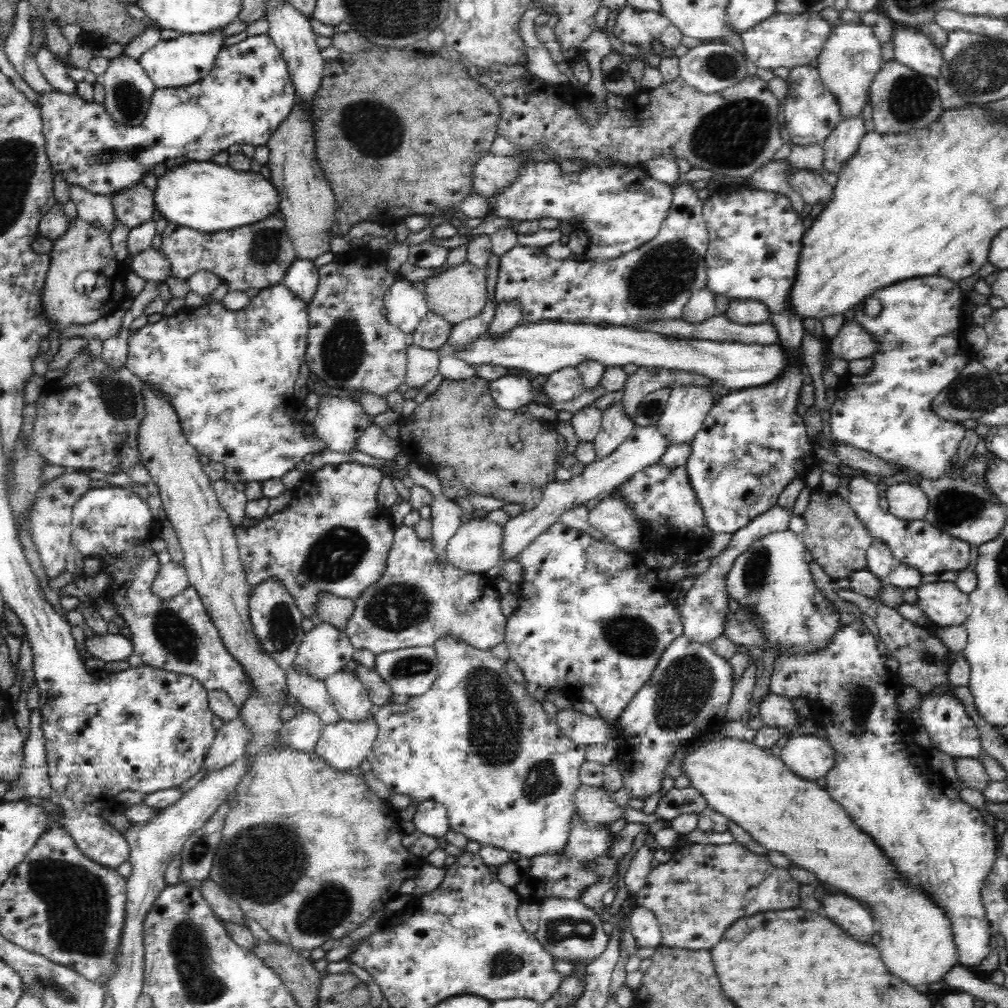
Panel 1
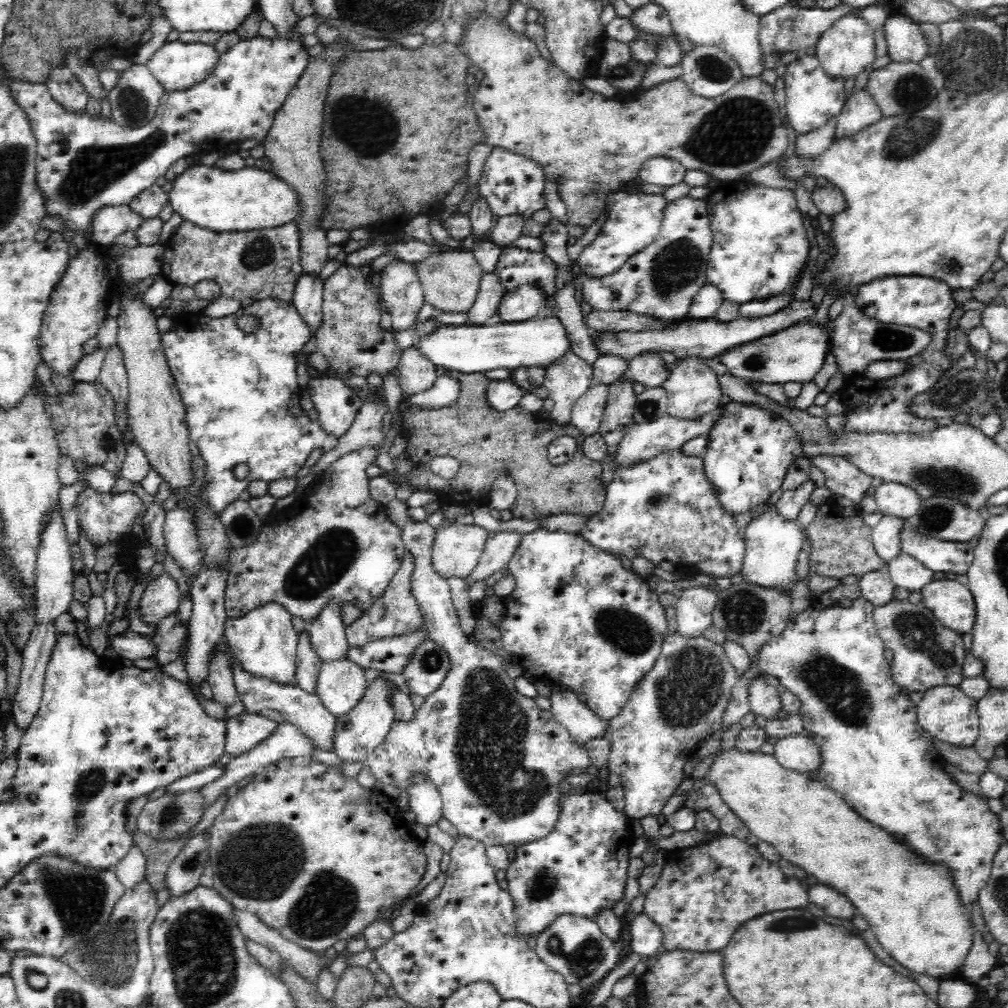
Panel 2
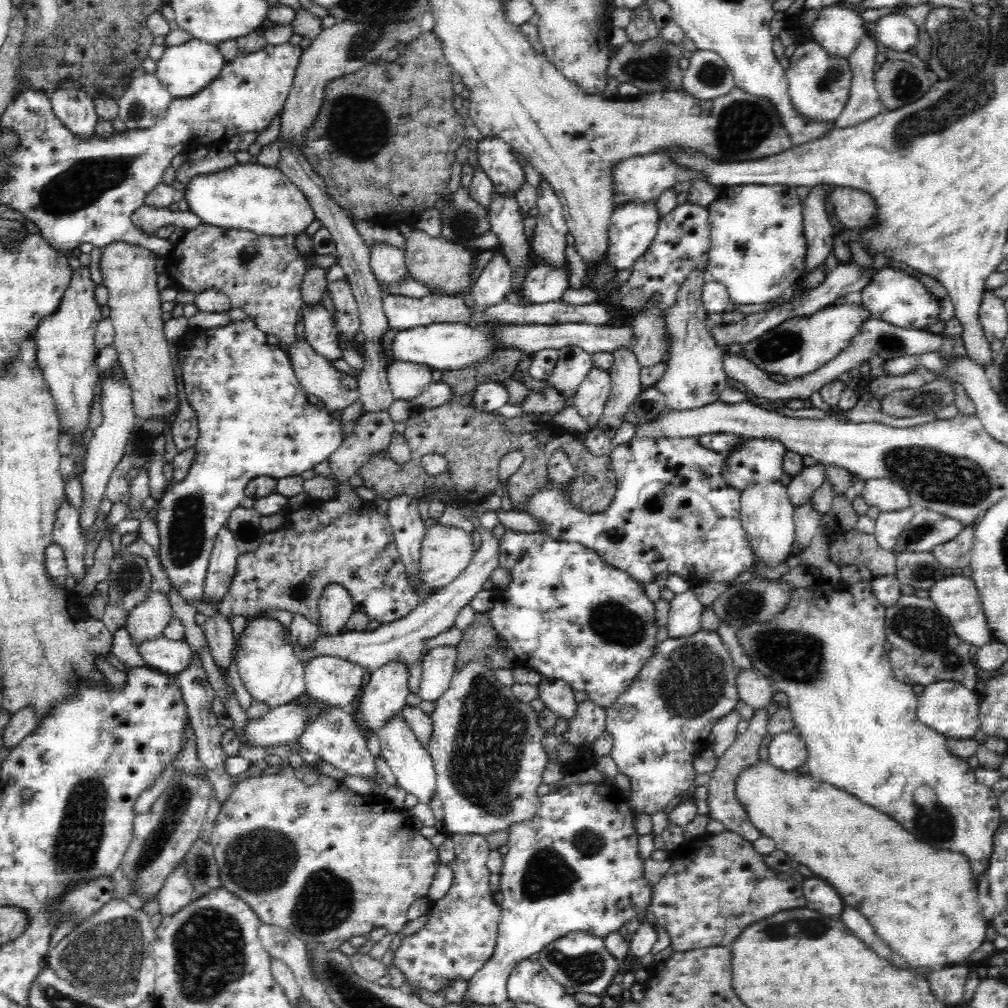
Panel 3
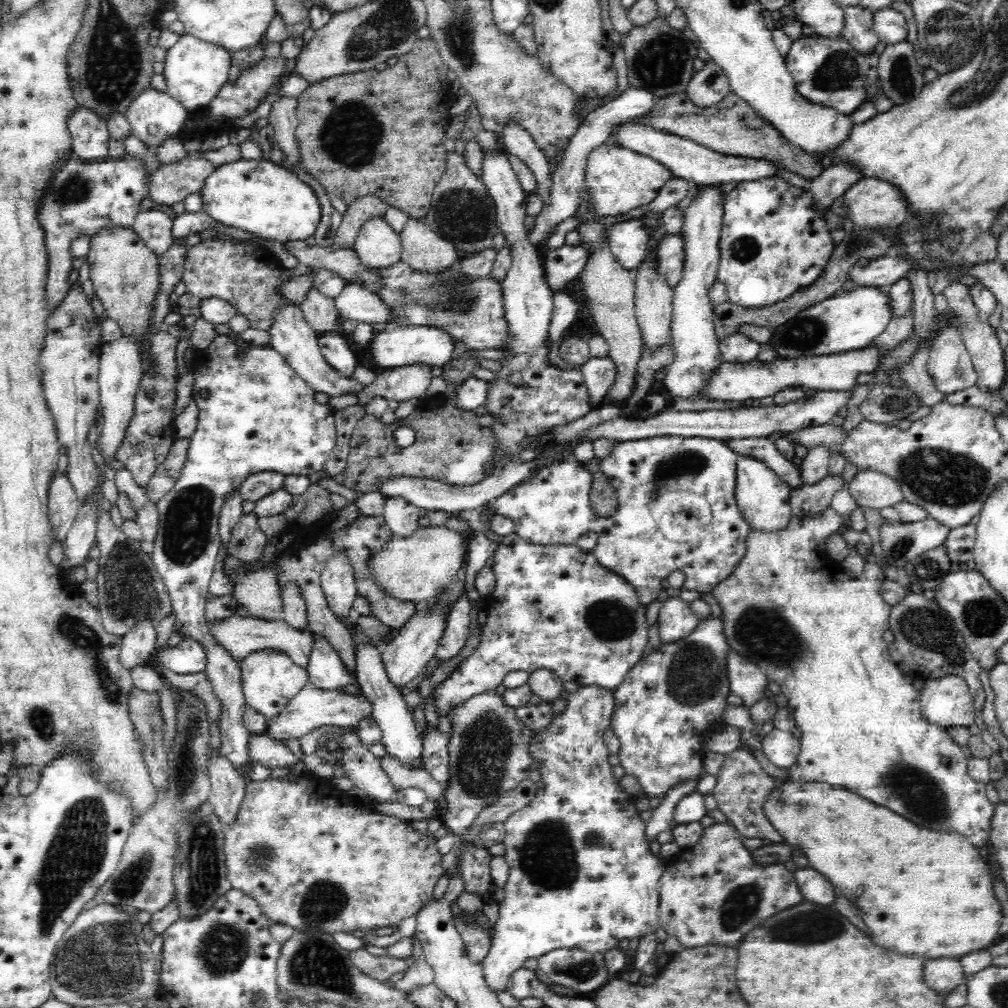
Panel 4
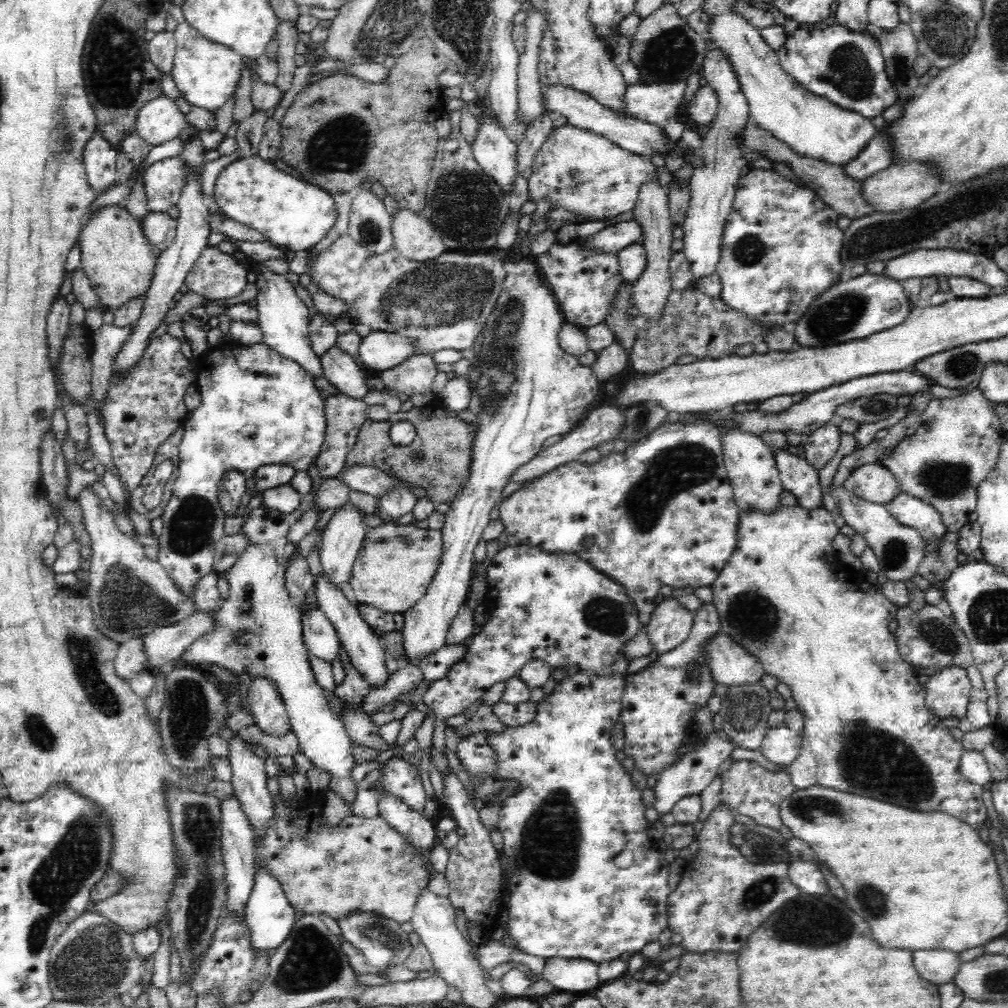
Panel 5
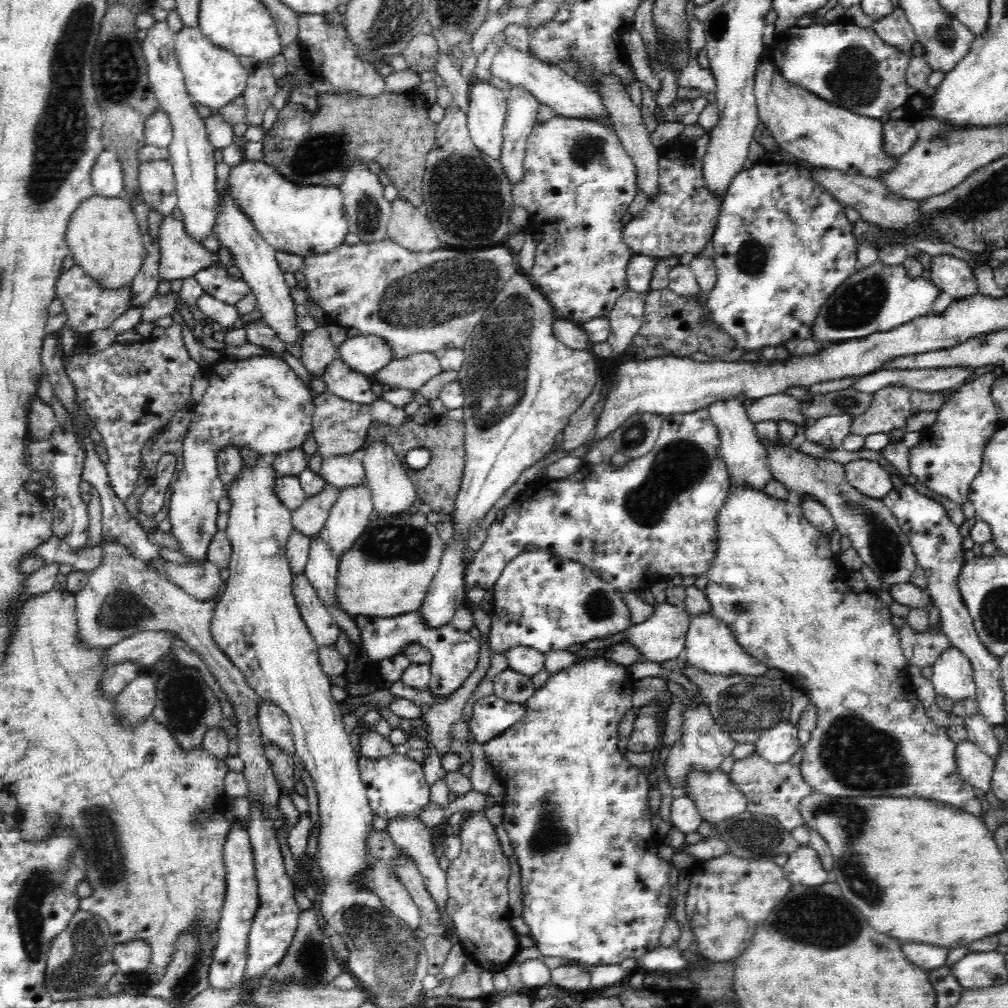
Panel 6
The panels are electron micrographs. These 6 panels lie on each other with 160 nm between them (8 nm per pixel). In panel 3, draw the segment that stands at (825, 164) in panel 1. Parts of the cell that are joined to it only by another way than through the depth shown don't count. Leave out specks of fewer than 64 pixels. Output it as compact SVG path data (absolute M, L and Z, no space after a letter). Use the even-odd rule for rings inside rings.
M866 33L866 38L858 44L858 48L847 60L852 73L849 98L838 118L833 120L834 126L838 128L856 126L885 110L875 89L874 58L876 56L876 44Z

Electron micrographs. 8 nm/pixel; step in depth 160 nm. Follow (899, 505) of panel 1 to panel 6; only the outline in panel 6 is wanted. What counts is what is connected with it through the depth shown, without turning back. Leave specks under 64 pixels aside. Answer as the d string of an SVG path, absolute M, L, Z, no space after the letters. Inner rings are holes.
M856 460L844 466L850 485L866 497L882 500L892 489L891 474L878 462Z

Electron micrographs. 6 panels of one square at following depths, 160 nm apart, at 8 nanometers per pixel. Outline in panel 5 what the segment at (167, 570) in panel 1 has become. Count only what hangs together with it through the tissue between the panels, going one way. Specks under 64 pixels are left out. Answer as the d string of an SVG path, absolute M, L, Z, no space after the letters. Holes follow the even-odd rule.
M136 636L120 644L116 658L115 670L120 678L130 680L138 673L146 670L147 656L143 650L143 638L146 636Z

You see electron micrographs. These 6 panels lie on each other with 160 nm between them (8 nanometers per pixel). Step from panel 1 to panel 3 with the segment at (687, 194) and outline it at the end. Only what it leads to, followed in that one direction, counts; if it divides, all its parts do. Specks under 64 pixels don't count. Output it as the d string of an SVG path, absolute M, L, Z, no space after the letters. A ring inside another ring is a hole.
M686 201L678 204L671 212L662 216L657 228L654 242L650 248L634 261L629 278L612 290L609 298L618 302L626 312L636 313L640 310L651 309L652 306L662 306L666 312L674 302L685 278L694 270L706 272L711 247L711 230L709 225L709 210ZM632 288L638 288L640 296L630 296ZM658 297L658 302L655 298Z

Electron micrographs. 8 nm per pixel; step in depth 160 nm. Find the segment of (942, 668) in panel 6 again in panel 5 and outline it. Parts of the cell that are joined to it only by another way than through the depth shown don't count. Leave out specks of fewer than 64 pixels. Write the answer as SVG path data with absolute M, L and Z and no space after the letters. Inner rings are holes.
M958 666L930 674L924 684L924 698L929 711L943 722L966 718L971 693L970 676Z

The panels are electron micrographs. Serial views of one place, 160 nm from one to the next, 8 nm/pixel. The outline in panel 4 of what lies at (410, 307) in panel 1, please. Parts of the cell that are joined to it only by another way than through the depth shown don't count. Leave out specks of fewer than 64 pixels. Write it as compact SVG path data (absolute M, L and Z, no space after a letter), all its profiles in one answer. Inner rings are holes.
M378 216L364 222L352 249L368 268L385 269L400 261L401 238Z

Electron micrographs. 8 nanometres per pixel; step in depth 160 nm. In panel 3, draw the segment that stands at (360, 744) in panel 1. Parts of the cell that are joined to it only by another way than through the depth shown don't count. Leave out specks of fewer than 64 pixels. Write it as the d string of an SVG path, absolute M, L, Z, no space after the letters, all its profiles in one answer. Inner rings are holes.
M405 662L386 663L372 672L366 686L362 686L362 694L358 700L358 706L354 706L354 712L350 713L350 719L354 721L356 729L367 739L372 733L378 735L379 730L390 720L400 714L407 704L406 696L409 693L407 664Z

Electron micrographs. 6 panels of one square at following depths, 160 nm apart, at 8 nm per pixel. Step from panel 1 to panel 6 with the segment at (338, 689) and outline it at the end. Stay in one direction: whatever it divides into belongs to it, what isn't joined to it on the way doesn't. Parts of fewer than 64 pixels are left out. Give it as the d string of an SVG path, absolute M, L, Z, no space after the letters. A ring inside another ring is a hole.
M304 574L294 577L292 586L298 610L302 615L302 620L306 623L306 627L308 627L310 635L312 635L312 638L314 639L314 643L318 645L318 648L334 647L341 631L340 628L338 628L338 625L336 625L336 621L330 617L330 613L326 610L324 603L317 597L314 587L308 582L308 579Z

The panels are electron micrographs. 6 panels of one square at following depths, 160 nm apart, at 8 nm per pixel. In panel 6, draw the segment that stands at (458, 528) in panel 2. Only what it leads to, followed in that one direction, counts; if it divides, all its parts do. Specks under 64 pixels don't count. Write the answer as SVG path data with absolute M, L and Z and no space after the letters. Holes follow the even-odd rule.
M414 509L408 515L381 515L379 519L370 521L361 538L358 538L351 549L346 550L346 553L339 558L335 596L337 596L341 610L345 610L354 618L362 614L363 616L390 618L418 611L439 566L444 543L434 525L414 526L414 512L424 518L424 513Z

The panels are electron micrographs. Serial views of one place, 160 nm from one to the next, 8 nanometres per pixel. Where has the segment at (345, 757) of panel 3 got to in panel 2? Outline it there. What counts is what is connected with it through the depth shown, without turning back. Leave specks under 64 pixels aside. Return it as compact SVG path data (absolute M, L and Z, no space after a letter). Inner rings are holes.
M224 638L218 640L212 646L212 650L208 652L209 662L207 666L209 668L212 660L214 660L213 656L218 651L222 655L226 655L229 659L229 664L231 664L232 681L234 681L238 698L243 705L242 712L246 714L259 714L264 709L276 710L276 712L280 712L284 716L286 722L291 722L299 729L299 732L305 734L316 747L322 748L322 750L332 750L334 724L337 718L321 703L320 697L316 697L316 695L300 689L298 685L277 684L277 682L268 680L268 678L264 678L263 676L254 676L253 674L246 673L244 667L242 667L242 663L236 661L233 655L230 655L231 649L229 648L229 642Z

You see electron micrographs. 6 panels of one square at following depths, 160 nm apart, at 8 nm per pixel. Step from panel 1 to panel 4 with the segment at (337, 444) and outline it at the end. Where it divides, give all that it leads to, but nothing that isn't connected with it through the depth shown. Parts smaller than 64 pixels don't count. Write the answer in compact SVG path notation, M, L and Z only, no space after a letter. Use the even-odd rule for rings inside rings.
M286 303L273 318L273 325L270 326L272 340L270 347L278 351L285 359L294 373L304 379L315 392L327 394L330 398L355 393L357 394L363 385L354 378L338 372L332 368L318 346L317 334L306 321L300 306Z

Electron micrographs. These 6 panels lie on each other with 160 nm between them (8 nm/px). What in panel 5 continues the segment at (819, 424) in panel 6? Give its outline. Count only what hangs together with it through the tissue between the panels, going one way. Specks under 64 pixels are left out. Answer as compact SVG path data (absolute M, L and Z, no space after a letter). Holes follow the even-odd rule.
M832 420L816 433L802 438L804 446L802 457L817 471L823 469L839 450L841 440L836 425L837 420Z

